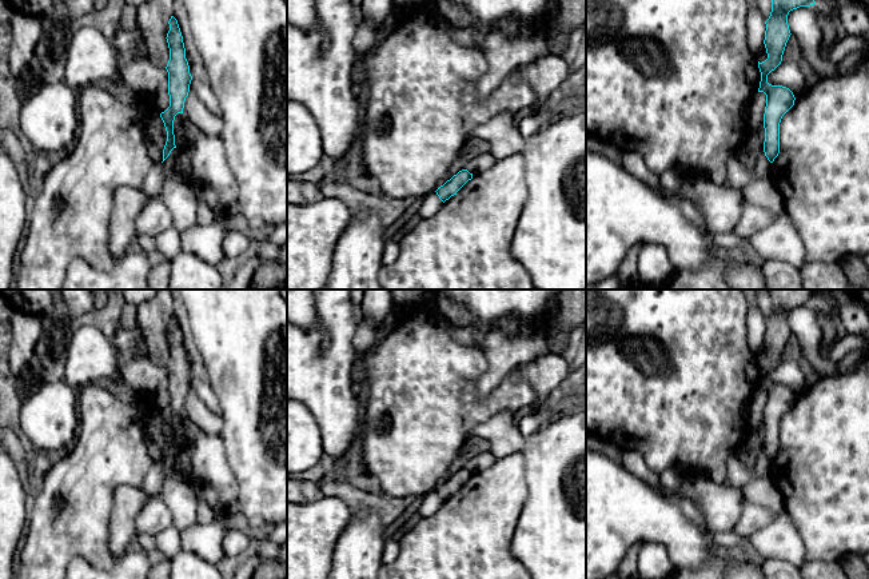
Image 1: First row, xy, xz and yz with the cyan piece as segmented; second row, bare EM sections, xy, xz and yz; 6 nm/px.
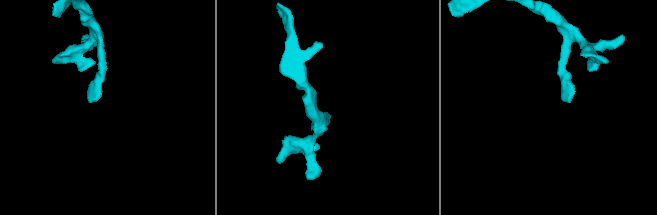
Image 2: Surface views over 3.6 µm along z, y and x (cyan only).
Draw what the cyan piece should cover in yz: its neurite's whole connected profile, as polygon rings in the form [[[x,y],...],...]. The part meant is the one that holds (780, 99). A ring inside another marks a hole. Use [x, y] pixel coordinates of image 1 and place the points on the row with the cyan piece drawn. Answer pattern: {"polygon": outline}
{"polygon": [[[772,0],[772,12],[765,21],[765,48],[768,59],[758,61],[761,81],[758,92],[766,95],[766,107],[764,113],[765,141],[764,152],[770,163],[780,153],[780,123],[782,116],[794,105],[793,92],[782,85],[768,83],[768,75],[774,71],[782,61],[786,43],[790,37],[788,15],[800,7],[814,5],[814,0]]]}

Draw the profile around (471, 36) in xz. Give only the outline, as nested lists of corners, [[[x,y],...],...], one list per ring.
[[[428,0],[423,7],[427,13],[435,16],[439,20],[439,24],[453,36],[457,43],[465,47],[478,48],[483,51],[485,35],[479,28],[477,28],[475,25],[467,28],[453,27],[446,19],[439,15],[437,0]]]

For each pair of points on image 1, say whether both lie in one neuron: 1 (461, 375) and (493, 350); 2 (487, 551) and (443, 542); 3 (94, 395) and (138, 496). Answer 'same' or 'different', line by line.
1: different
2: same
3: different

